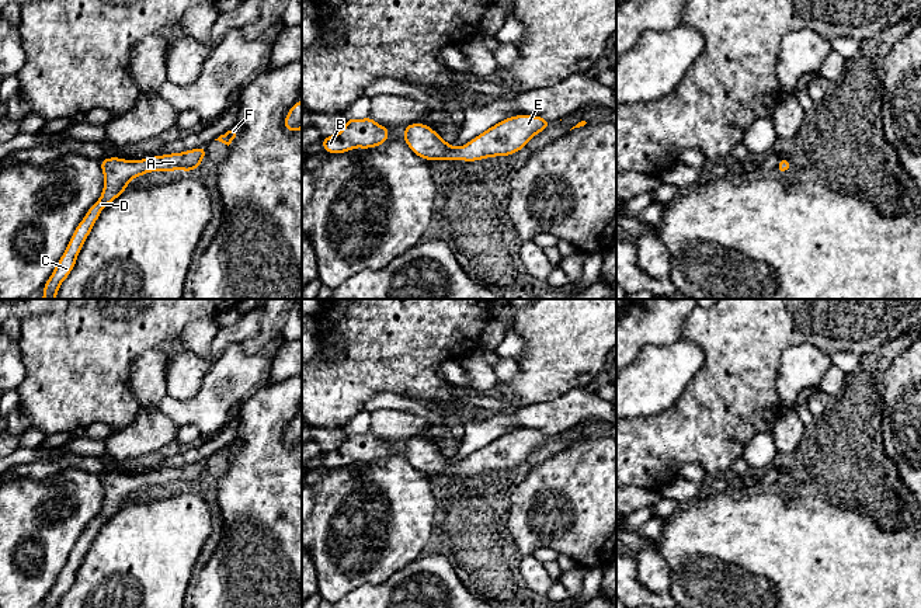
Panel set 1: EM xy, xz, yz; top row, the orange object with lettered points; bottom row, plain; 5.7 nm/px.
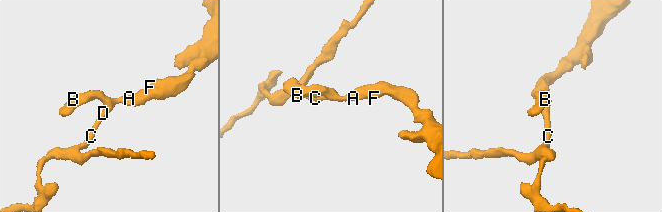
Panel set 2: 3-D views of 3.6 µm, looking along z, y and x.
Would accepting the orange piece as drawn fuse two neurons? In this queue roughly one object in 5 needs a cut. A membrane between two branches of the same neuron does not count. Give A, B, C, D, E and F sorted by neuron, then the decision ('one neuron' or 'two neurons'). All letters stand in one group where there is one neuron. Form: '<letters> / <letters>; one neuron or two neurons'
A B C D E F; one neuron

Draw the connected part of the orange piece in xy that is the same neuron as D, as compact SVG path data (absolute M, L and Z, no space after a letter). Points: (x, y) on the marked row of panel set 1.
M206 146L181 153L152 156L140 160L125 160L119 157L101 159L100 166L104 173L104 188L100 199L91 205L87 215L77 225L70 242L56 264L52 275L44 285L42 299L56 299L58 289L76 265L77 256L88 237L101 211L117 199L126 188L128 183L149 171L168 173L173 170L192 171L199 167L206 154Z

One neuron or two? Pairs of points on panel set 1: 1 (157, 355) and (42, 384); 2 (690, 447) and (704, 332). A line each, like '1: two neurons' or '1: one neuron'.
1: two neurons
2: one neuron

